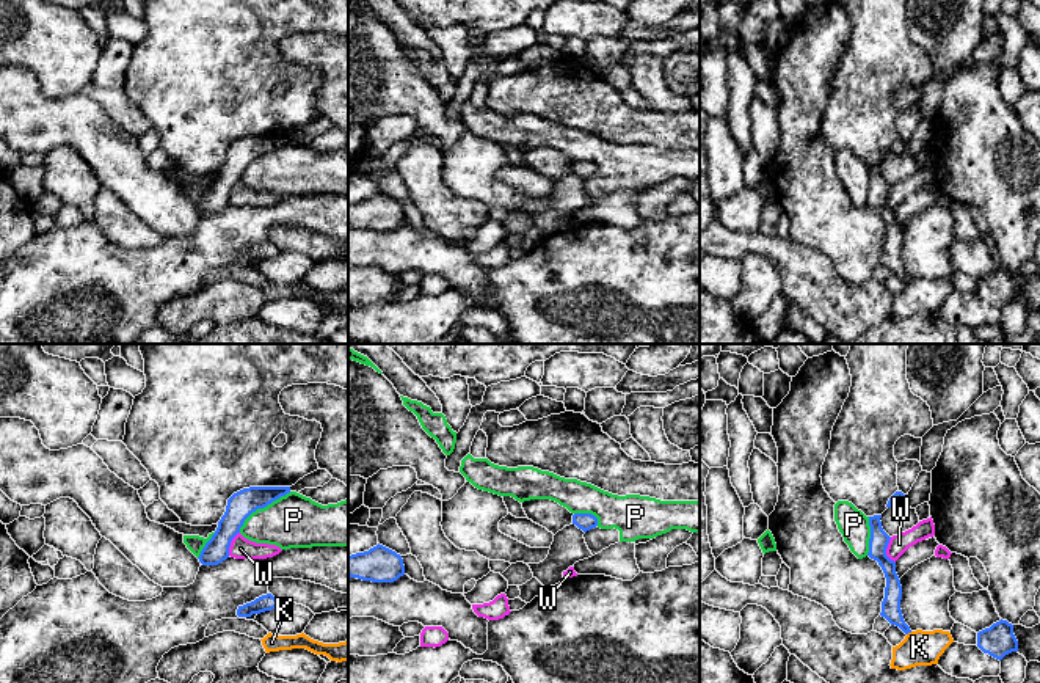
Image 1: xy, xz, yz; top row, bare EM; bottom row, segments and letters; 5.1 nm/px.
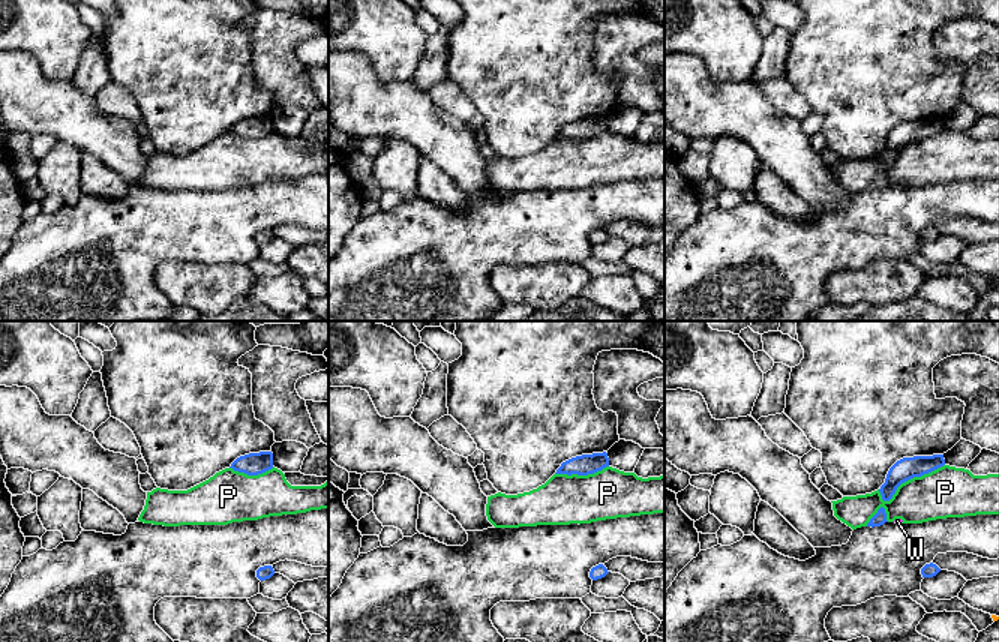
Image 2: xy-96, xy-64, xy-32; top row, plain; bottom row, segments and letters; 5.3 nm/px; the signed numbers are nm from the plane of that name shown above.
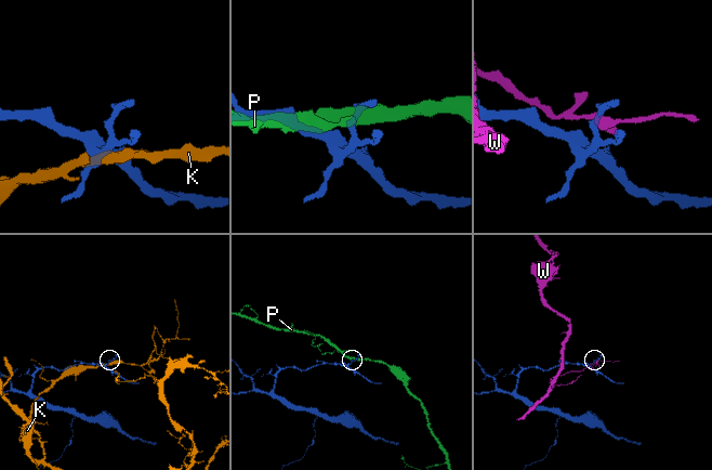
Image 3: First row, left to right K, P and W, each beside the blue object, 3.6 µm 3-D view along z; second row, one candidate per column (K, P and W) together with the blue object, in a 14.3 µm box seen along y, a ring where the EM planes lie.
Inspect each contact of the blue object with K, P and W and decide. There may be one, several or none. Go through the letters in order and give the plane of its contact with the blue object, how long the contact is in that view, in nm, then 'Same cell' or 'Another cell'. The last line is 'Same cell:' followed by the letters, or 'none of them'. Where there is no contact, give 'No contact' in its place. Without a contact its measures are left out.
K: Touches blue in yz. Shared border 40 nm. Another cell
P: Touches blue in xy. Shared border 340 nm. Another cell
W: Touches blue in yz. Shared border 140 nm. Another cell
Same cell: none of them

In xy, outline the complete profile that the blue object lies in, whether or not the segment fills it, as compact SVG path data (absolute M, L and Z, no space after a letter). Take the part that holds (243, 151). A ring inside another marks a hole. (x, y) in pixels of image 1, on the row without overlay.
M249 135L234 141L227 148L226 160L218 170L215 182L202 196L199 210L218 214L226 209L231 190L240 181L245 168L257 157L267 155L287 141L290 141L290 135Z

